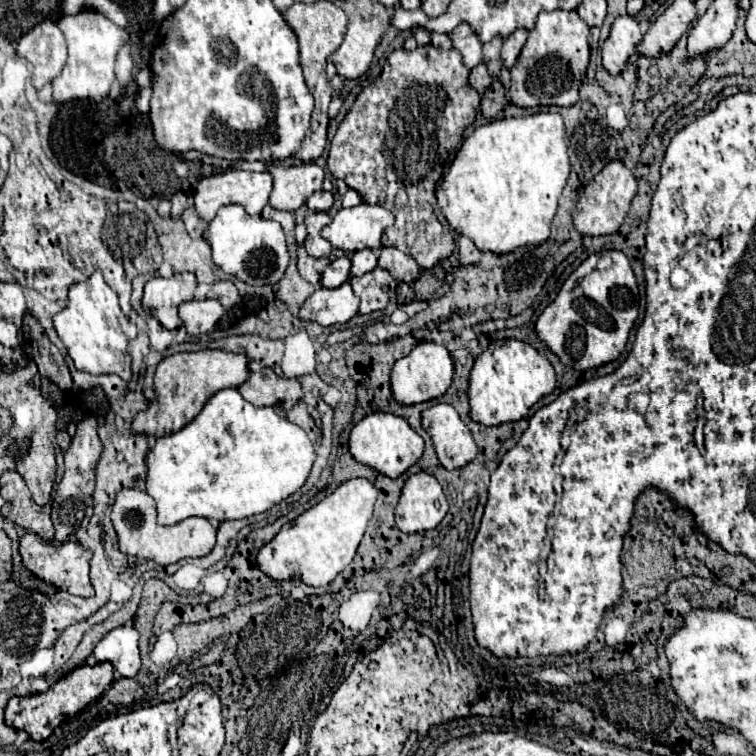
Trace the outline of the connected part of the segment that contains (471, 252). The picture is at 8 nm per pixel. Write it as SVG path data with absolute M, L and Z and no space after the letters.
M460 236L458 240L458 250L460 250L460 264L478 264L480 262L480 250L474 246L472 240L468 240L466 236Z

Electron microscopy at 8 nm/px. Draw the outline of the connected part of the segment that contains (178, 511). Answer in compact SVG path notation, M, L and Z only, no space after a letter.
M228 388L212 394L202 412L182 430L156 440L146 456L146 488L156 500L156 520L160 526L170 526L190 516L204 516L218 522L238 520L266 512L294 494L306 482L314 458L312 442L300 426L278 416L272 408L252 406L236 388Z

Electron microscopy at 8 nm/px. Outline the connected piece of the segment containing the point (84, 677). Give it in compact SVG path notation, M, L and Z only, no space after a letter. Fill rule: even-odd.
M98 662L94 666L84 664L84 666L76 668L74 672L70 672L68 676L60 678L46 692L24 696L24 698L18 698L18 696L12 698L6 706L6 726L24 730L32 740L46 740L52 734L52 730L62 722L62 718L74 716L76 712L84 710L92 700L102 696L102 692L114 680L112 672L114 672L114 668L110 662Z

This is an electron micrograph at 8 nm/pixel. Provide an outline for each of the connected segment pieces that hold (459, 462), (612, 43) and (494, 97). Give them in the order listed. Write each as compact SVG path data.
M450 404L426 408L422 412L422 428L430 434L438 460L446 470L462 468L476 458L476 442Z
M628 14L618 16L612 24L608 40L602 46L604 68L610 74L620 74L626 68L628 56L634 54L634 48L640 40L642 40L642 30L638 22Z
M494 80L490 88L482 96L482 114L486 120L494 120L504 110L506 98L504 98L504 86L500 80Z

